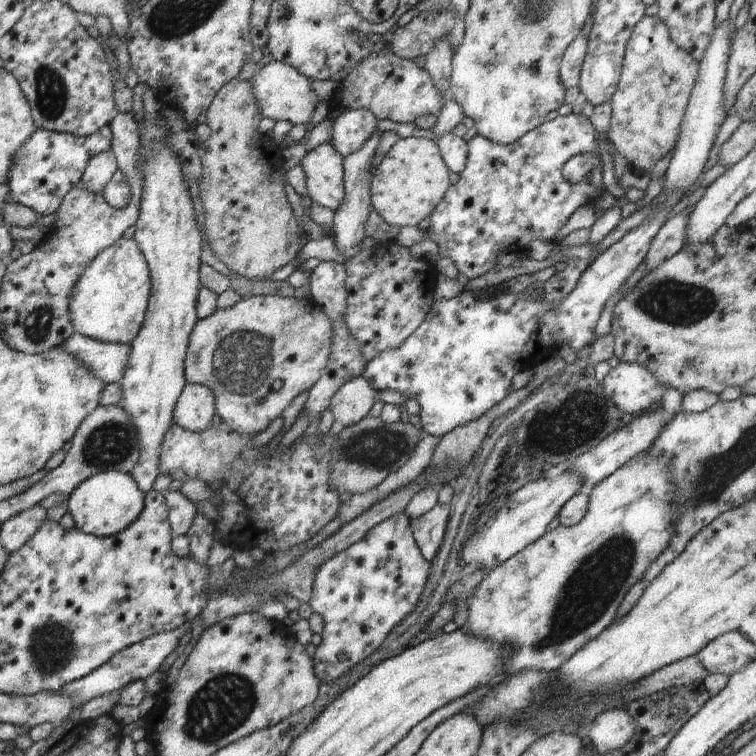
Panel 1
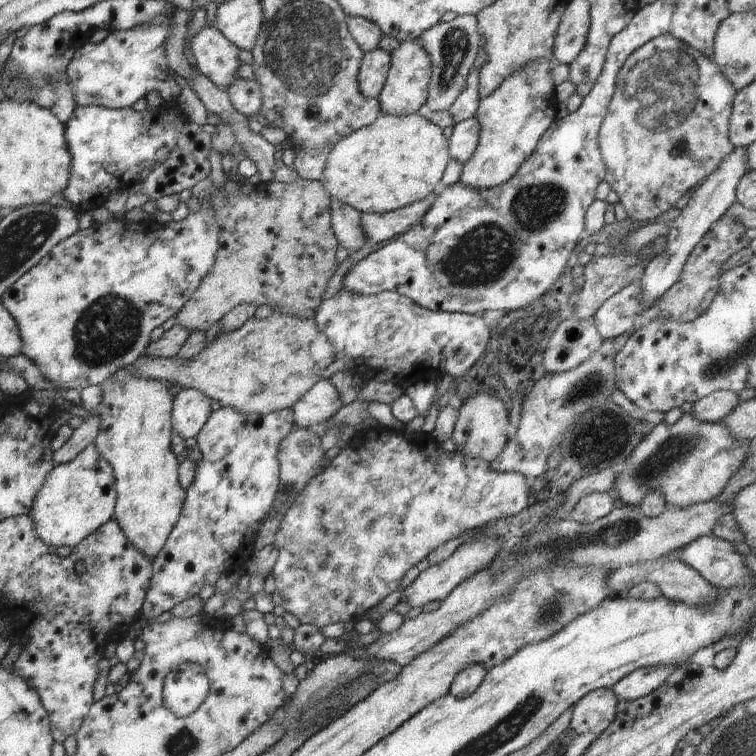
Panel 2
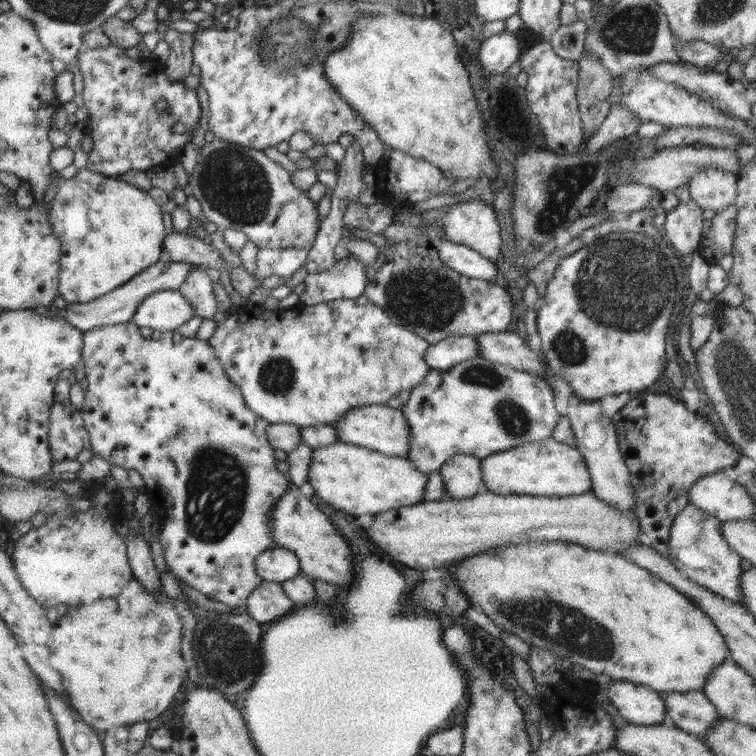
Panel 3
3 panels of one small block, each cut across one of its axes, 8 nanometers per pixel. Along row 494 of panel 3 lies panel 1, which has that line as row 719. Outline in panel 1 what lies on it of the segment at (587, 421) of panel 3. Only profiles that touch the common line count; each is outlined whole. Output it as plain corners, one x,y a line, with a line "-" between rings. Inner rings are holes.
622,707
600,713
587,728
586,736
600,755
622,748
636,732
636,721

